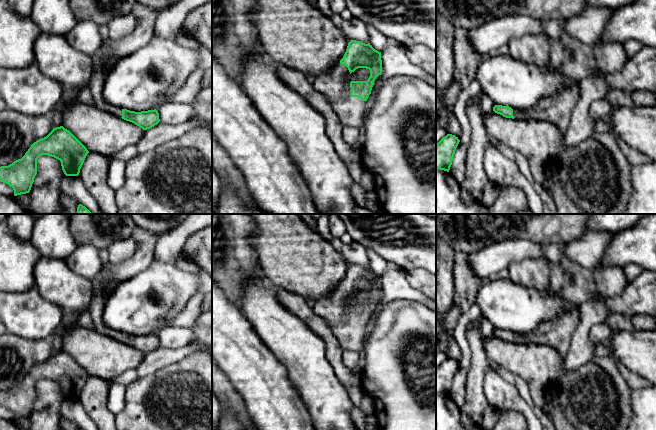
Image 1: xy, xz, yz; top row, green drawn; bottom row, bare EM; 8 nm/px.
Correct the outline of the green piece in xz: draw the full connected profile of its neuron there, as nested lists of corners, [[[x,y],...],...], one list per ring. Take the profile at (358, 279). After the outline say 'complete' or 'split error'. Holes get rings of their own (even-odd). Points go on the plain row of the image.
[[[351,264],[340,286],[334,289],[326,298],[315,301],[313,311],[329,324],[342,350],[359,352],[362,348],[366,325],[371,318],[374,305],[381,298],[381,276],[375,274],[370,267],[365,268]],[[358,292],[370,294],[370,301],[367,305],[350,304],[350,298]]]; split error

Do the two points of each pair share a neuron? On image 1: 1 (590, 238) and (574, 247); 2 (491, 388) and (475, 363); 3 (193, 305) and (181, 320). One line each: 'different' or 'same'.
1: same
2: different
3: same

